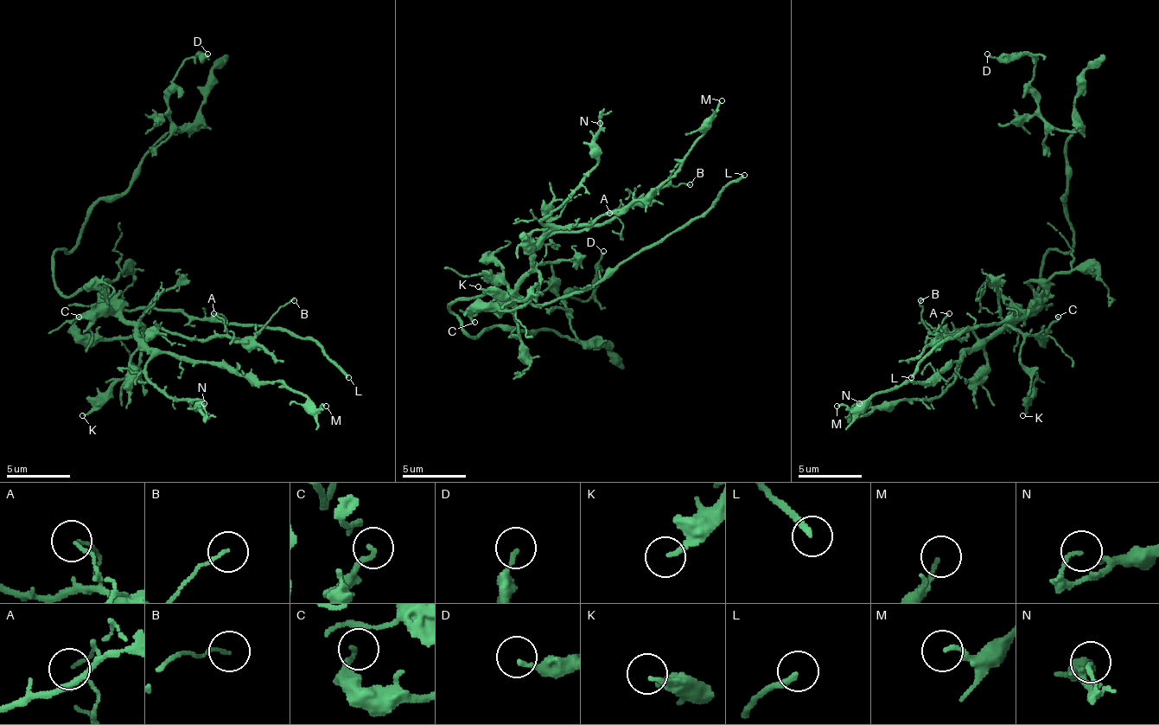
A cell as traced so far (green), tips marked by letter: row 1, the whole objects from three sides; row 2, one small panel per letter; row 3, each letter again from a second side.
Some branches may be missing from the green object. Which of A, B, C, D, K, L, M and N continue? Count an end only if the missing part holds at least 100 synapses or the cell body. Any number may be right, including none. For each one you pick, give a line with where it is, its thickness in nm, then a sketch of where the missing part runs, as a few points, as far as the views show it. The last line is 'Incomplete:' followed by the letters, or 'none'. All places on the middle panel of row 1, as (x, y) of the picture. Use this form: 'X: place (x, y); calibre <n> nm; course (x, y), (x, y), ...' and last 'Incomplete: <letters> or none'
L: place (744, 175); calibre 220 nm
Incomplete: L

